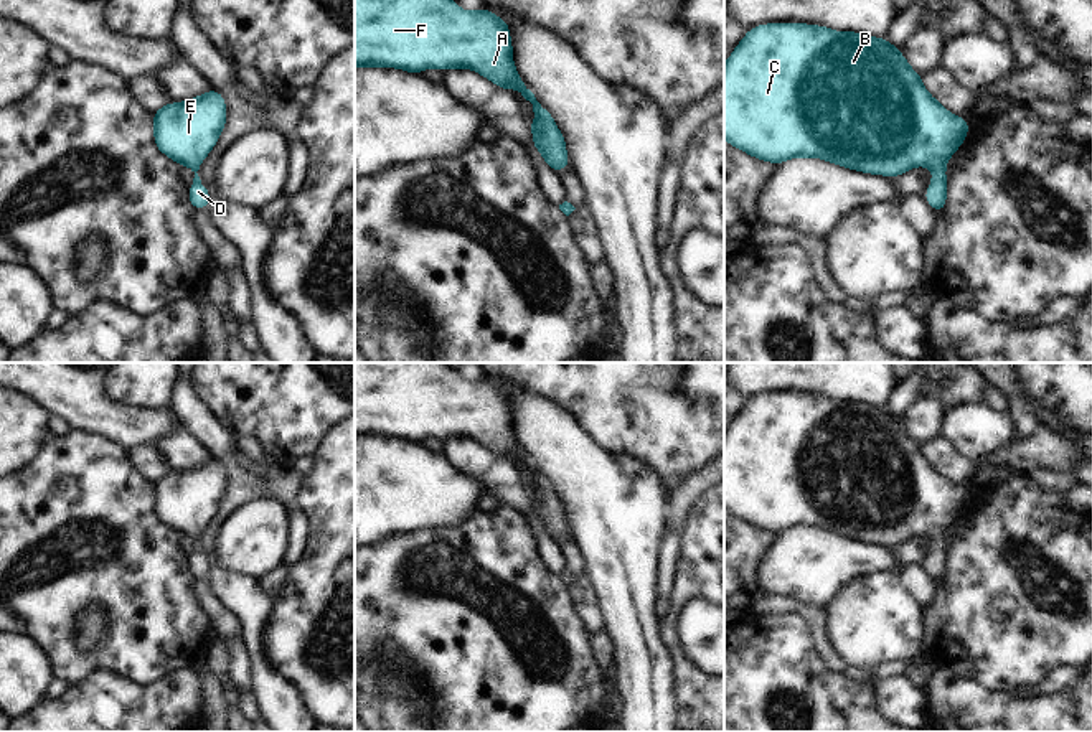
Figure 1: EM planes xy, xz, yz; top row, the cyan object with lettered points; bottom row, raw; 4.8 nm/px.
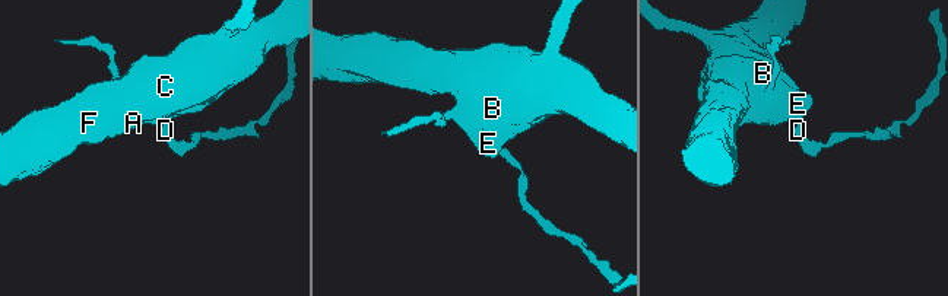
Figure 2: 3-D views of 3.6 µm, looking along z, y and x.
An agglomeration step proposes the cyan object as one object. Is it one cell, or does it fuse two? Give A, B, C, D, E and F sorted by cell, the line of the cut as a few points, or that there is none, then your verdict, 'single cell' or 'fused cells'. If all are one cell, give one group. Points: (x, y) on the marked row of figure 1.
A B C D E F; no cut; single cell

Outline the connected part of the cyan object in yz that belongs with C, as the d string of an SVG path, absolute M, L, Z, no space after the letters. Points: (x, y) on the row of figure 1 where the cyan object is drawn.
M800 21L760 23L749 28L724 63L724 140L729 145L775 167L790 158L820 158L889 178L927 167L934 173L922 196L937 214L947 206L945 165L967 142L968 130L970 120L945 109L887 38Z

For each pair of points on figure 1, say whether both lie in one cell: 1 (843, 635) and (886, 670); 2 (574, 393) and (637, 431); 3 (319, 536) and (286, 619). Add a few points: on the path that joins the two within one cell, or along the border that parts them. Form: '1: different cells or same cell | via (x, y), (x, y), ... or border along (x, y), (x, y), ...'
1: different cells | border along (909, 661), (884, 661), (871, 670)
2: same cell | via (589, 393), (599, 393), (622, 416)
3: same cell | via (319, 556), (319, 586), (305, 599)

